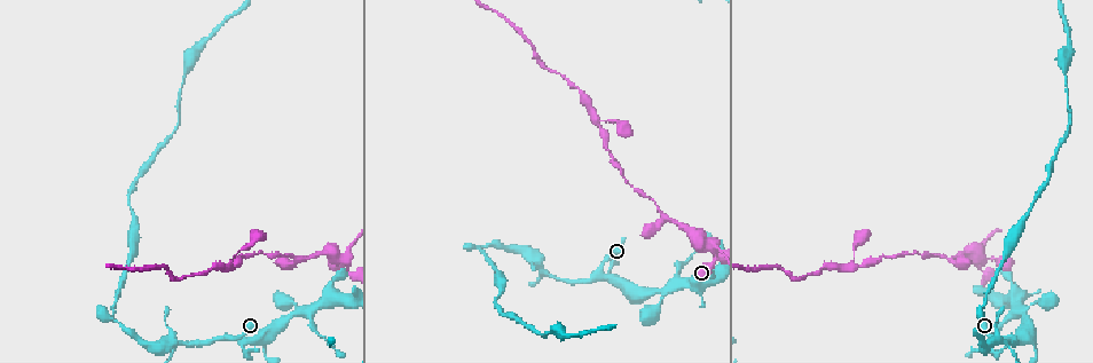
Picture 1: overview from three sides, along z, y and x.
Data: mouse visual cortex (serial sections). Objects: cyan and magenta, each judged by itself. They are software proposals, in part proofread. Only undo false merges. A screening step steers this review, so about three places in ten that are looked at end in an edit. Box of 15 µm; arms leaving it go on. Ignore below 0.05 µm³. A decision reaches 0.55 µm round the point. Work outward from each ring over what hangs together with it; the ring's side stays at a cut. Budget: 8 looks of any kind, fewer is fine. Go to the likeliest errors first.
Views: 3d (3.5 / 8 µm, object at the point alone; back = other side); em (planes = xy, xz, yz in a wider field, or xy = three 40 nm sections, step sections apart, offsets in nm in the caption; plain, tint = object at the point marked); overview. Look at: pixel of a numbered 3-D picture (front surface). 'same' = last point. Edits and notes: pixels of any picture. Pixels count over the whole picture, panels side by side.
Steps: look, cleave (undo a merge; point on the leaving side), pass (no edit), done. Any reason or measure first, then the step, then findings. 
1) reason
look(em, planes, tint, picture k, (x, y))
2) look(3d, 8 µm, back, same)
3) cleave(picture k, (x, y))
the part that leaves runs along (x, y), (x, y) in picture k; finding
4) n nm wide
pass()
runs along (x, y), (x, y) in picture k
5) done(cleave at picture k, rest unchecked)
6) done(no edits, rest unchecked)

look(em, xy, step 3, tint, picture 1, (346, 257))

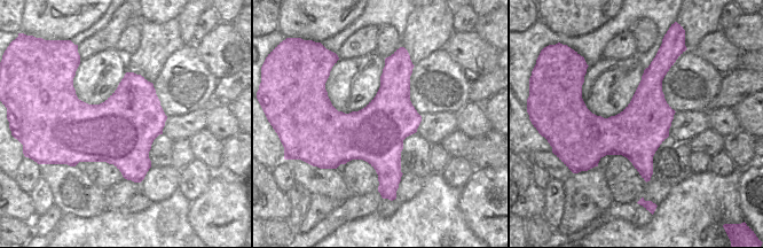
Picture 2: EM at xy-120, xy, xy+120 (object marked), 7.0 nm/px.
see where the arms go
look(3d, 3.5 µm, back, same)

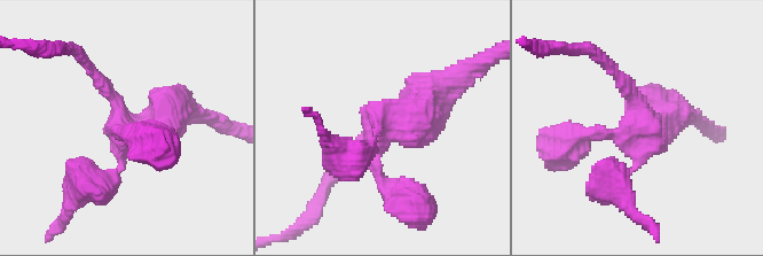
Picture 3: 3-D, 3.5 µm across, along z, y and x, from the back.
pass()
runs along (395, 194), (378, 177), (378, 138), (445, 88) in picture 3; all the same cell

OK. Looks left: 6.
look(3d, 3.5 µm, picture 1, (598, 275))

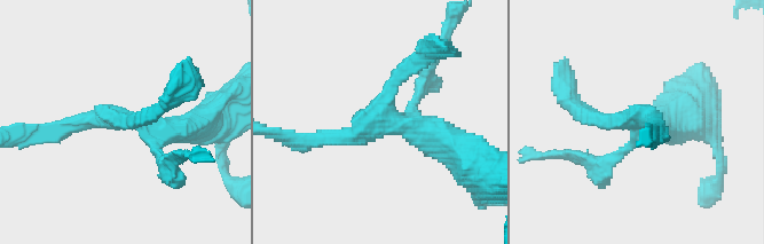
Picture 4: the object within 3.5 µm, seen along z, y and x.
now the EM
look(em, planes, tint, picture 4, (121, 119))

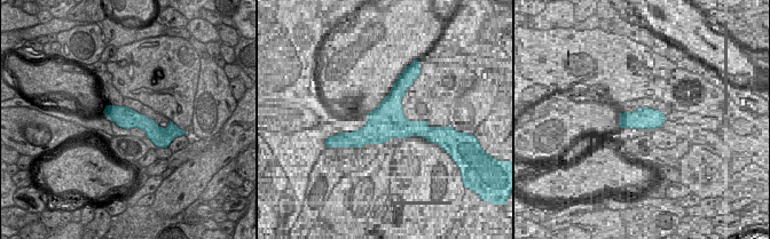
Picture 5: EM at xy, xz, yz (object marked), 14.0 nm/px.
look(em, xy, step 2, tint, same)

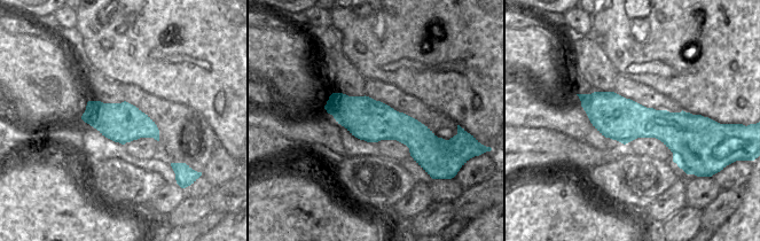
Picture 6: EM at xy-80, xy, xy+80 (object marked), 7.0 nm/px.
pass()
runs along (582, 96), (625, 121), (707, 132) in picture 6; all the same cell

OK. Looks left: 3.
sharp bend
look(3d, 3.5 µm, back, picture 1, (182, 344))

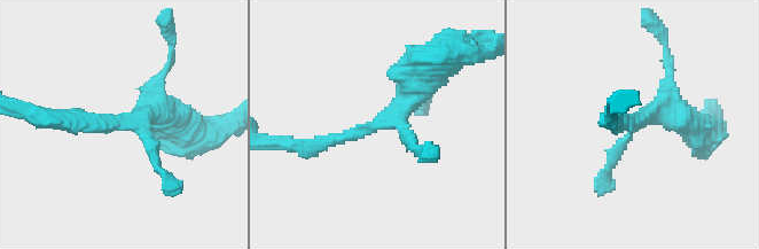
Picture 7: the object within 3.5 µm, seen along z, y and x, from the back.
look(em, xy, step 1, tint, picture 7, (641, 119))

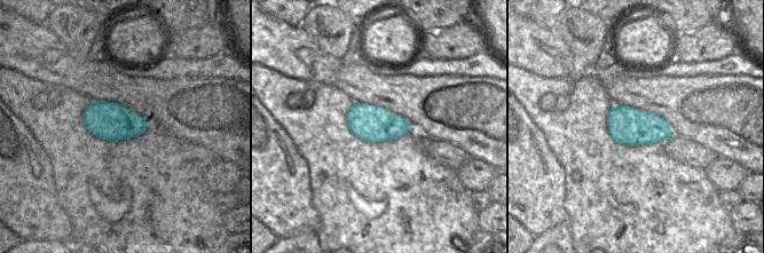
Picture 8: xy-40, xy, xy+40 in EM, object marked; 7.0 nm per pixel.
pass()
all the same cell

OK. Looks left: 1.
done(no edits, rest unchecked)

